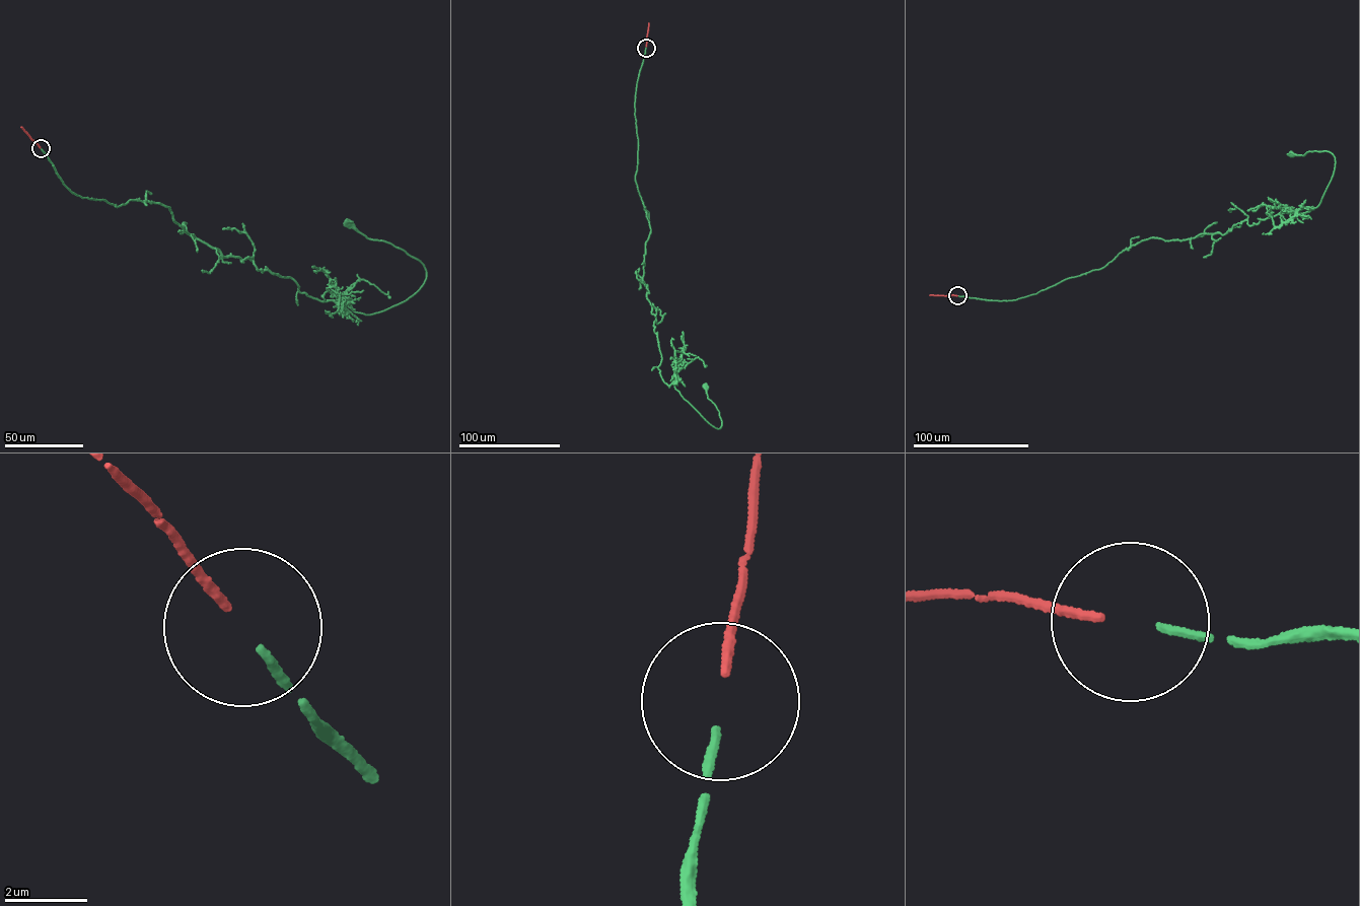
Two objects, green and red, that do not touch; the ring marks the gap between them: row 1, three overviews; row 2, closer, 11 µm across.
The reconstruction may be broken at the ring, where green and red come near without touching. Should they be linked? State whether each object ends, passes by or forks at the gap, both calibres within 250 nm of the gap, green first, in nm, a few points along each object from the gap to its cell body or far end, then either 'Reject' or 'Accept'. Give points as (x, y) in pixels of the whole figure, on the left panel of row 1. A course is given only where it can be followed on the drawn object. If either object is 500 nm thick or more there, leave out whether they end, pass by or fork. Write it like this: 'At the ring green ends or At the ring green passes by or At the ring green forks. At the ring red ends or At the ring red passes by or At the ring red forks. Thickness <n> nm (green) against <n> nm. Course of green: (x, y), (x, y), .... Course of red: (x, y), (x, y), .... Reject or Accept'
At the ring green ends. At the ring red ends. Thickness 190 nm (green) against 200 nm. Course of green: (41, 149), (73, 193), (167, 206), (224, 258), (319, 300), (369, 315), (420, 289), (420, 261), (346, 222). Course of red: (40, 147), (21, 127). Accept

